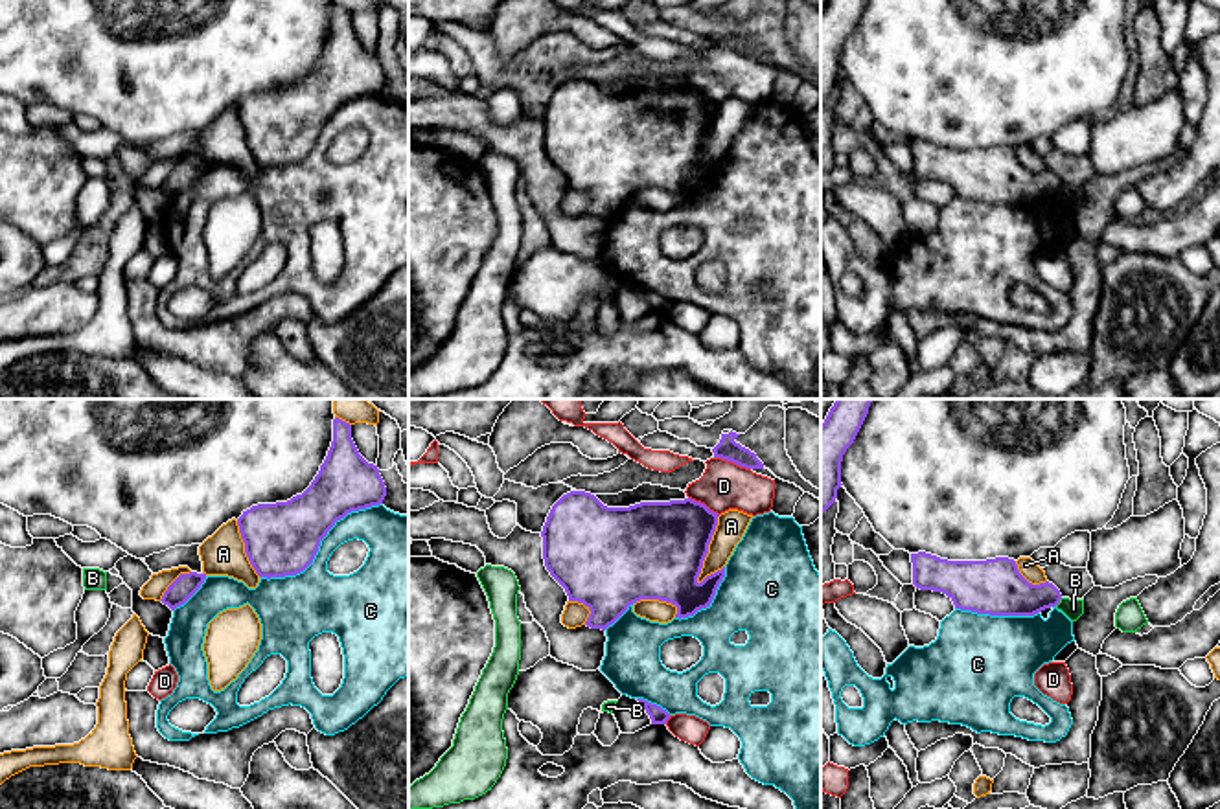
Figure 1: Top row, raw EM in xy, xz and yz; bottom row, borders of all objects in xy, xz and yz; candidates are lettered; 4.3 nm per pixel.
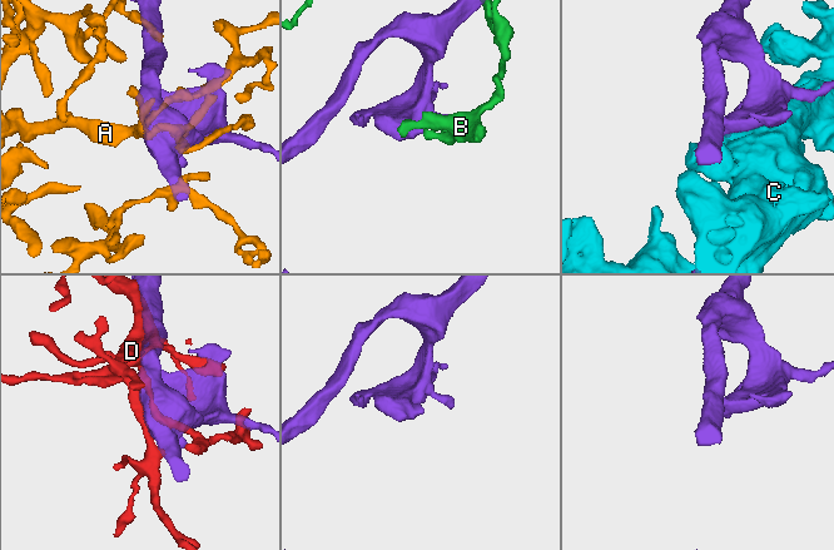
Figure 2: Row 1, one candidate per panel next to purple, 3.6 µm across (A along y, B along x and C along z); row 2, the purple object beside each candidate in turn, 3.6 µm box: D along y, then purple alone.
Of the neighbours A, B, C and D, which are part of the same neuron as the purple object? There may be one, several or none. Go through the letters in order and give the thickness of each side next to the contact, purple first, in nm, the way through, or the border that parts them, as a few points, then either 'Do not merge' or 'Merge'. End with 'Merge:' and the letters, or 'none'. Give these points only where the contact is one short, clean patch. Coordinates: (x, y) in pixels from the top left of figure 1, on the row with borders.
A: Thickness 440 nm (purple) against 130 nm. Do not merge
B: Thickness 220 nm (purple) against 90 nm. Do not merge
C: Thickness 320 nm (purple) against 280 nm. Do not merge
D: Thickness 100 nm (purple) against 220 nm. Do not merge
Merge: none

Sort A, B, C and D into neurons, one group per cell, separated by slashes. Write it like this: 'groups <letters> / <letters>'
groups A B / C / D

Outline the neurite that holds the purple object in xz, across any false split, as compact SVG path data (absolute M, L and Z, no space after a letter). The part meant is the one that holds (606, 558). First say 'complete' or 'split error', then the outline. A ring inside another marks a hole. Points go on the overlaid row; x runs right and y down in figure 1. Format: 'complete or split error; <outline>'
complete; M570 491L552 506L543 526L545 566L565 588L569 601L591 610L585 621L591 629L605 631L640 599L672 603L677 607L675 618L688 618L710 607L725 577L723 566L697 581L718 517L692 498L607 507L591 493Z

